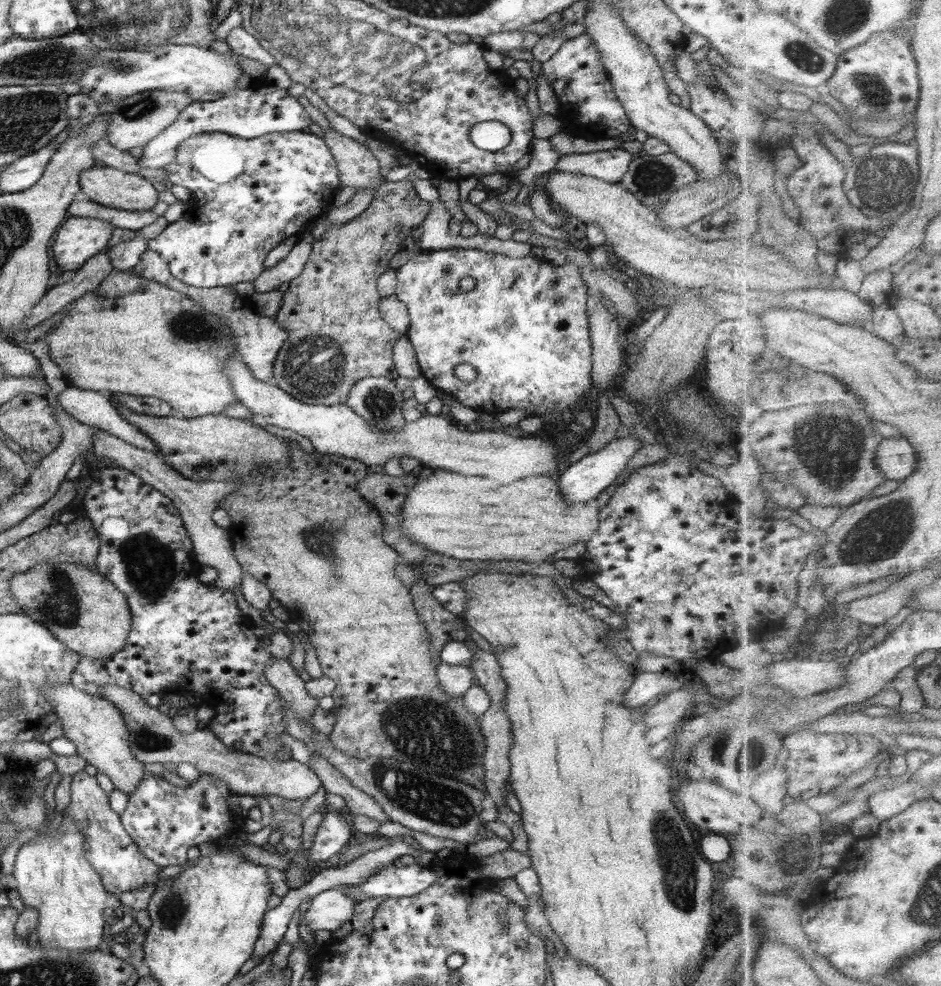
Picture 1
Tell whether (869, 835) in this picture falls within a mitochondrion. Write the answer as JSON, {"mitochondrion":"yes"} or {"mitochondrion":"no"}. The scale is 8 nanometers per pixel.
{"mitochondrion":"no"}

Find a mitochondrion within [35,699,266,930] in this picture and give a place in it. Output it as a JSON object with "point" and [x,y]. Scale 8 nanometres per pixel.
{"point":[146,738]}

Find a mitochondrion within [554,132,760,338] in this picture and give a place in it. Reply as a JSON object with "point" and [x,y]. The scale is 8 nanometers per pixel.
{"point":[651,178]}

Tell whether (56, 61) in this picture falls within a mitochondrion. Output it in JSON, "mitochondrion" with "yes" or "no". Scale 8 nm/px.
{"mitochondrion":"yes"}

